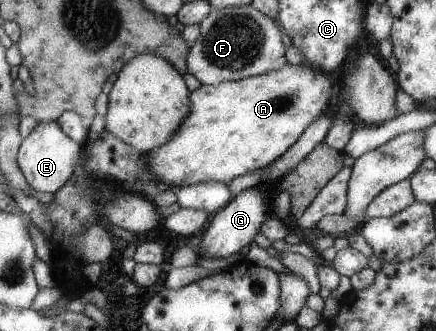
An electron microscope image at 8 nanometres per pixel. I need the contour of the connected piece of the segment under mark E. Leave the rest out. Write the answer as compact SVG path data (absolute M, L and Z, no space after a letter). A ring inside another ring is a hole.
M56 120L40 122L27 135L17 151L17 163L24 174L28 186L43 193L56 194L70 178L80 159L82 145L77 140L70 139L69 135L62 131L61 124Z

